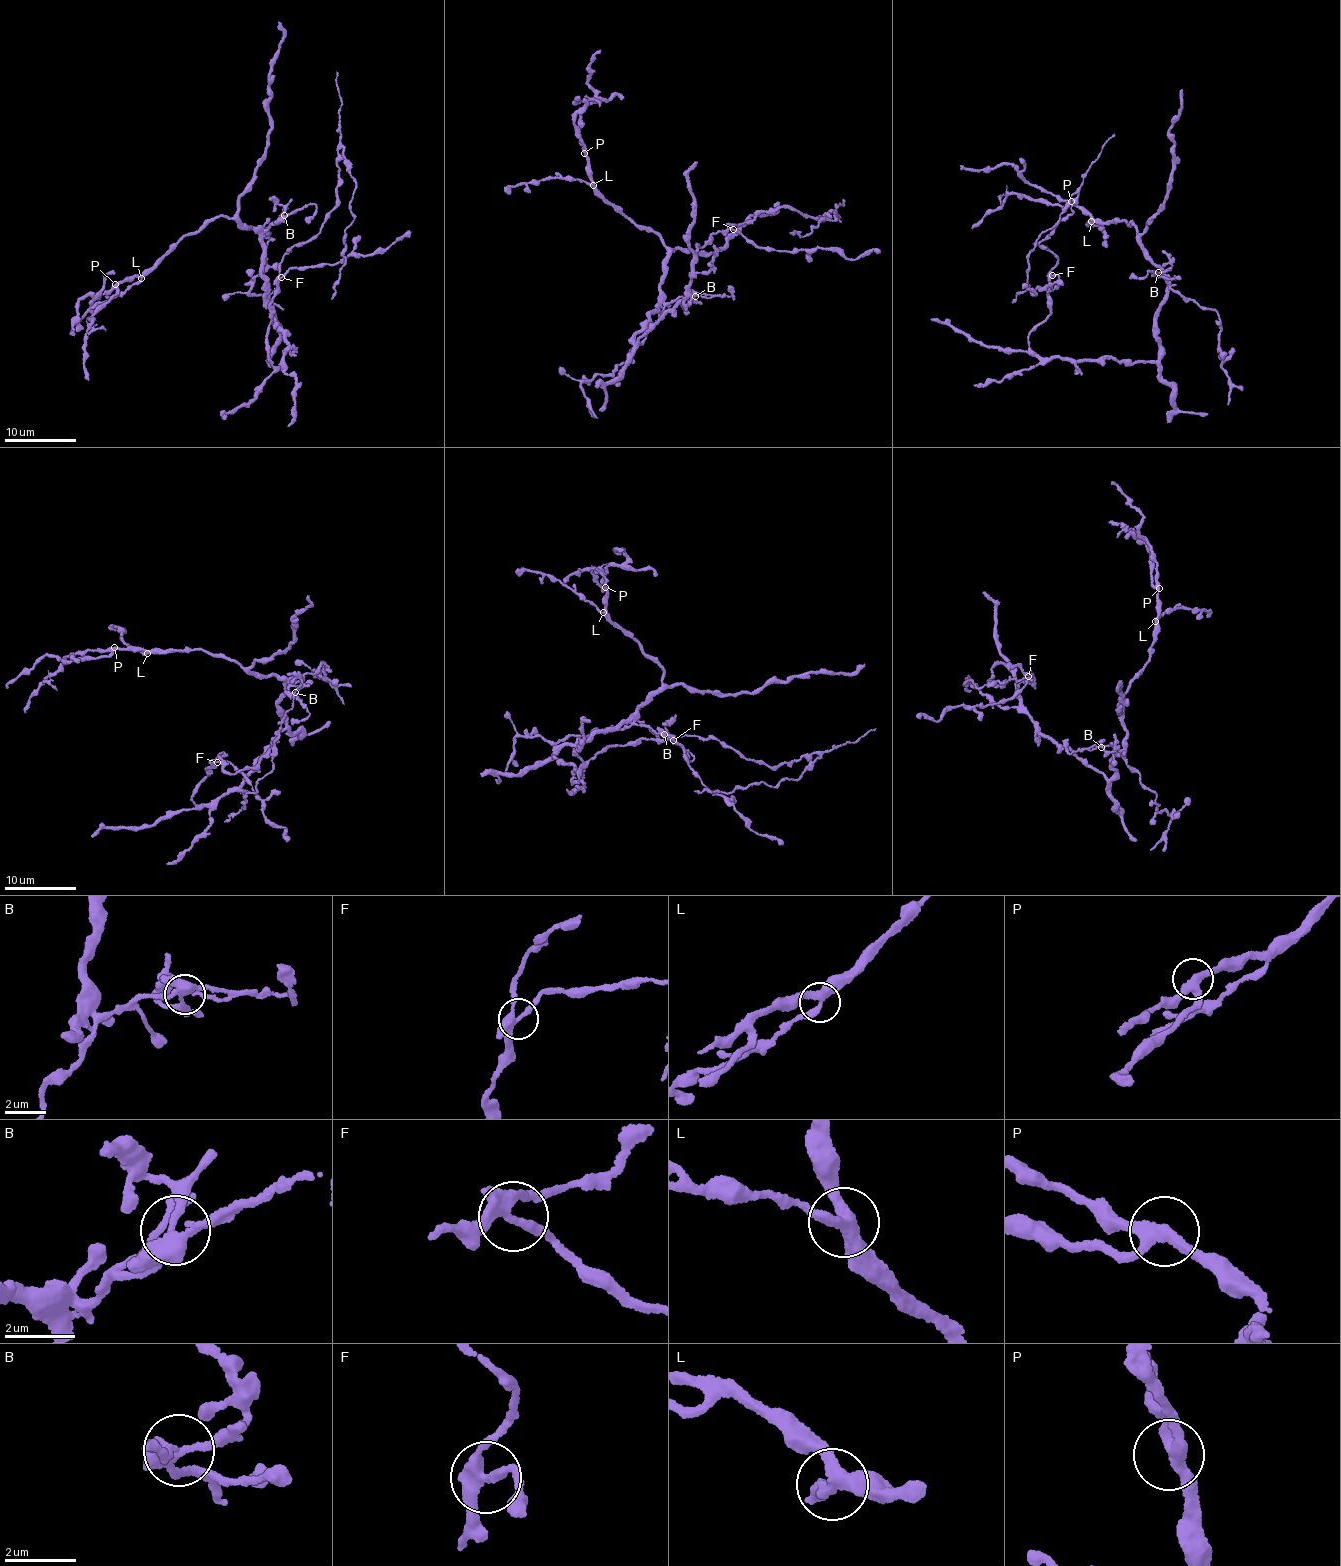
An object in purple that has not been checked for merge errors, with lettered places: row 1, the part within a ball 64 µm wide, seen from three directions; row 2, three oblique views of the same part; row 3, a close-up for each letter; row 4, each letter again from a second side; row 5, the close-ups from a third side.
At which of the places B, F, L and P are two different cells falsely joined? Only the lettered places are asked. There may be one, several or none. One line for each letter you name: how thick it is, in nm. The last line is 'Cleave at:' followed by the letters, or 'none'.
Cleave at: none

